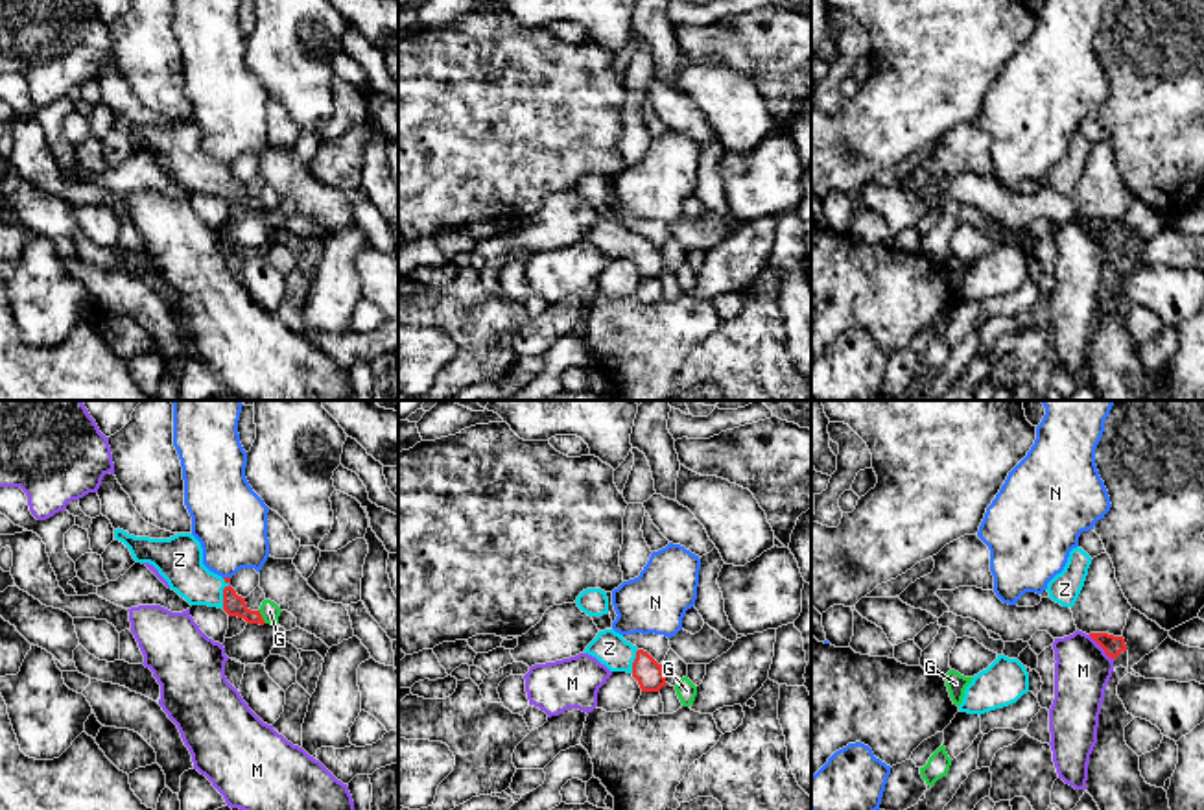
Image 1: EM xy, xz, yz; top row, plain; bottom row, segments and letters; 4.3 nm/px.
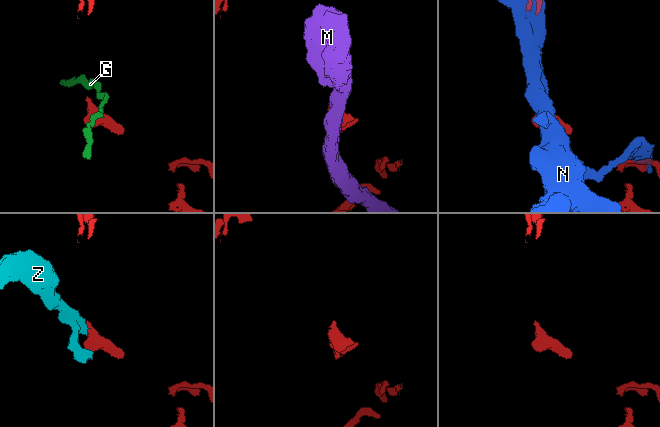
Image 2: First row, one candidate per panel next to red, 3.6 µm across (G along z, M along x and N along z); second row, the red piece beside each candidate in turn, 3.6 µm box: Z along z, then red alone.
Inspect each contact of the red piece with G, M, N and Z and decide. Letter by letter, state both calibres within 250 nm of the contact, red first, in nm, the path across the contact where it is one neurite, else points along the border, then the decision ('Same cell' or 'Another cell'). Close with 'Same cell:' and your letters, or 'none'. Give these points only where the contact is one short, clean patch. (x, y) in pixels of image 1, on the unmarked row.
G: Thickness 100 nm (red) against 90 nm. Boundary: xy (259, 196), (266, 209). Another cell
M: Thickness 90 nm (red) against 240 nm. Boundary: yz (1088, 222), (1112, 246). Another cell
N: Thickness 30 nm (red) against 320 nm. Another cell
Z: Thickness 100 nm (red) against 200 nm. Path across: xy (235, 192), (224, 179), (209, 176), (179, 146). Same cell
Same cell: Z

